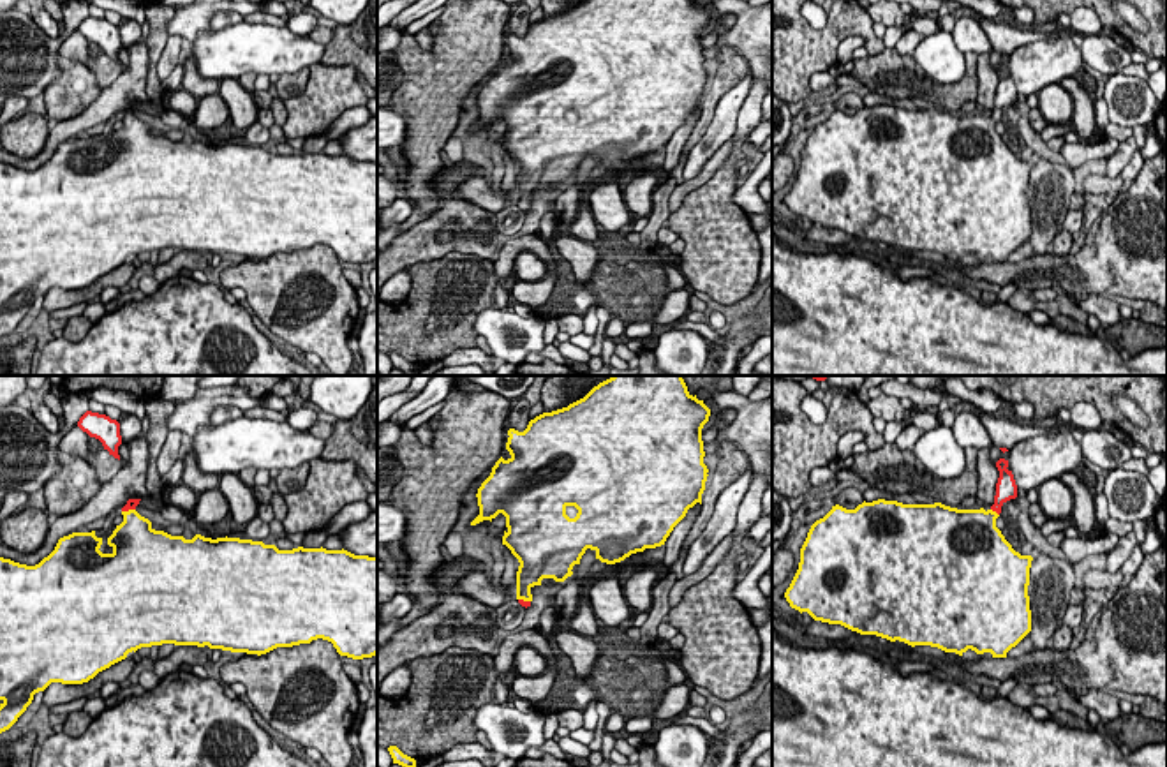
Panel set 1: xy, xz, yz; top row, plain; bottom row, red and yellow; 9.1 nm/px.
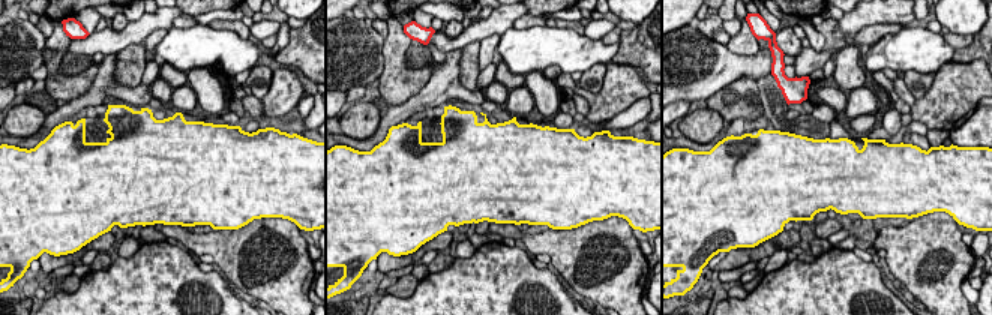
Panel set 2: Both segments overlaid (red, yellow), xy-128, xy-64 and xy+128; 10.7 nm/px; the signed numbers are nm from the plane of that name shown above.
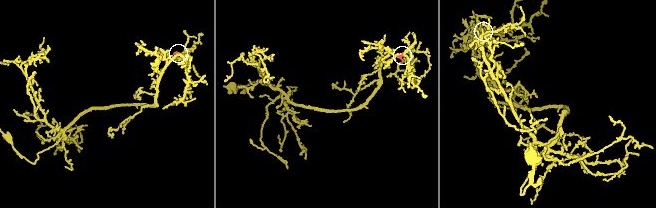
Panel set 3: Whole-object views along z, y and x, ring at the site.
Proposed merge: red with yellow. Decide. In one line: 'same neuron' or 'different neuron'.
same neuron

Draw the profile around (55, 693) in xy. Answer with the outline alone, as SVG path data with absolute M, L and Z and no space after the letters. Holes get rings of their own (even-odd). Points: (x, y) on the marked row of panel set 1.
M125 658L109 668L99 672L93 679L83 684L62 684L62 682L51 682L44 689L44 702L48 707L69 704L72 700L83 698L83 696L93 696L99 693L99 689L106 682L122 682L129 679L130 672L134 670L138 663L138 658Z

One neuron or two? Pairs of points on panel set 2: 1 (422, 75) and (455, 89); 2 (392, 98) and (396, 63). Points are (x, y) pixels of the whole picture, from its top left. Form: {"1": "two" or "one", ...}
{"1": "two", "2": "one"}

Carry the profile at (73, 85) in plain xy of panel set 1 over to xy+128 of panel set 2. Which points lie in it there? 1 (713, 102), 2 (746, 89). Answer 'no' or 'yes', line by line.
1: yes
2: yes

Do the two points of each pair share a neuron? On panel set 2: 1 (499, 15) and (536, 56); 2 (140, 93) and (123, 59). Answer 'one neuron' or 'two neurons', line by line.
1: two neurons
2: two neurons

